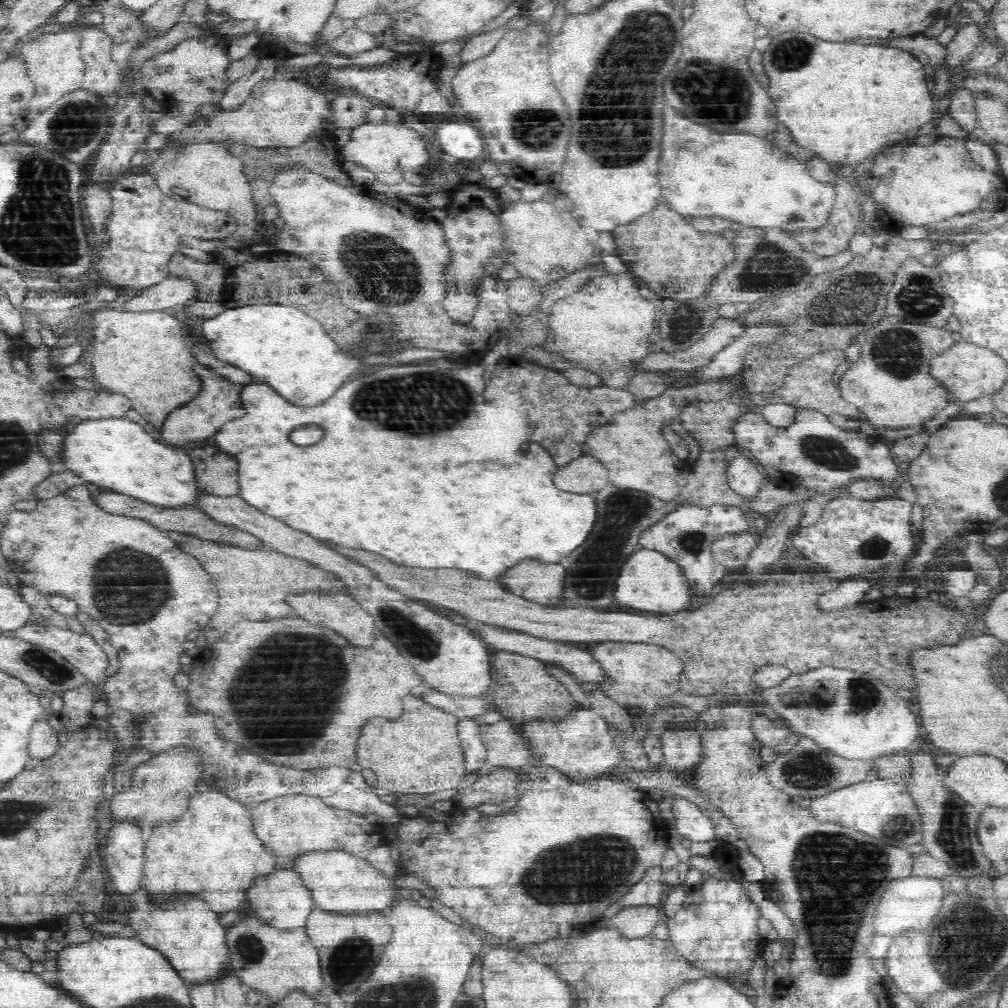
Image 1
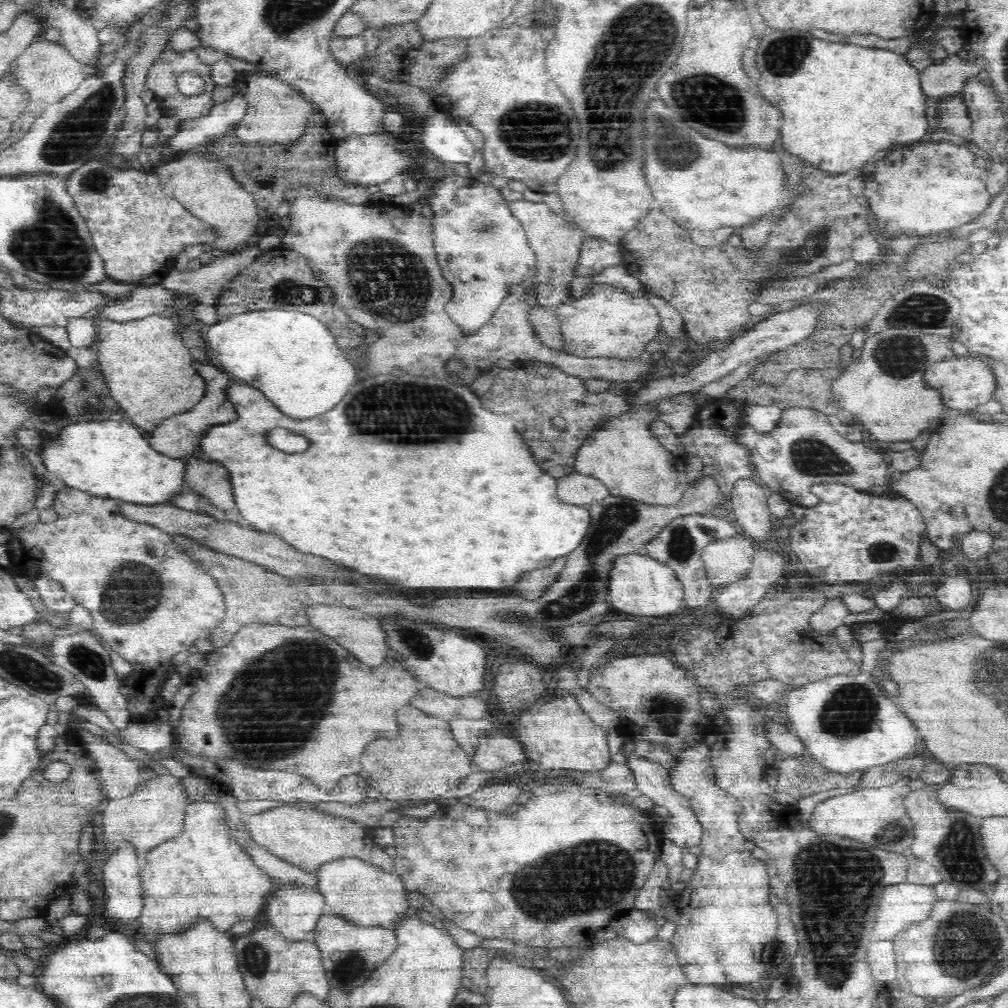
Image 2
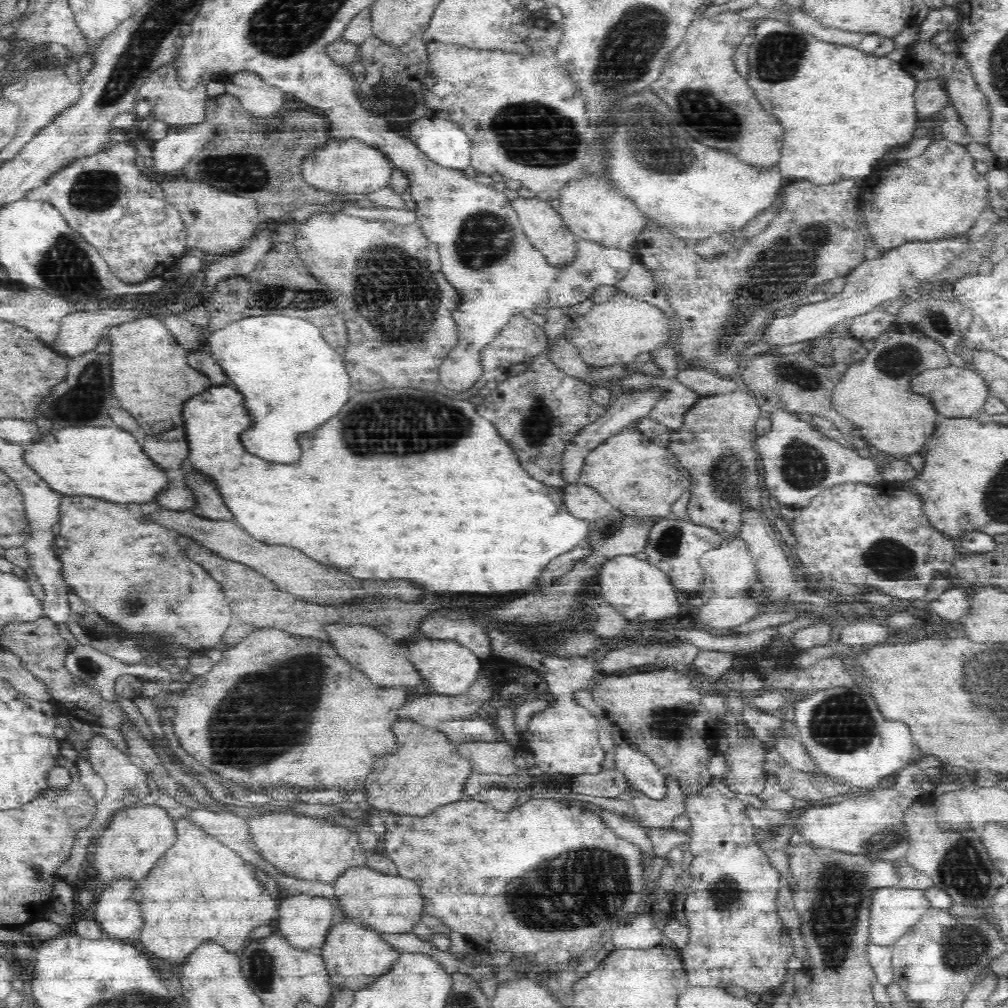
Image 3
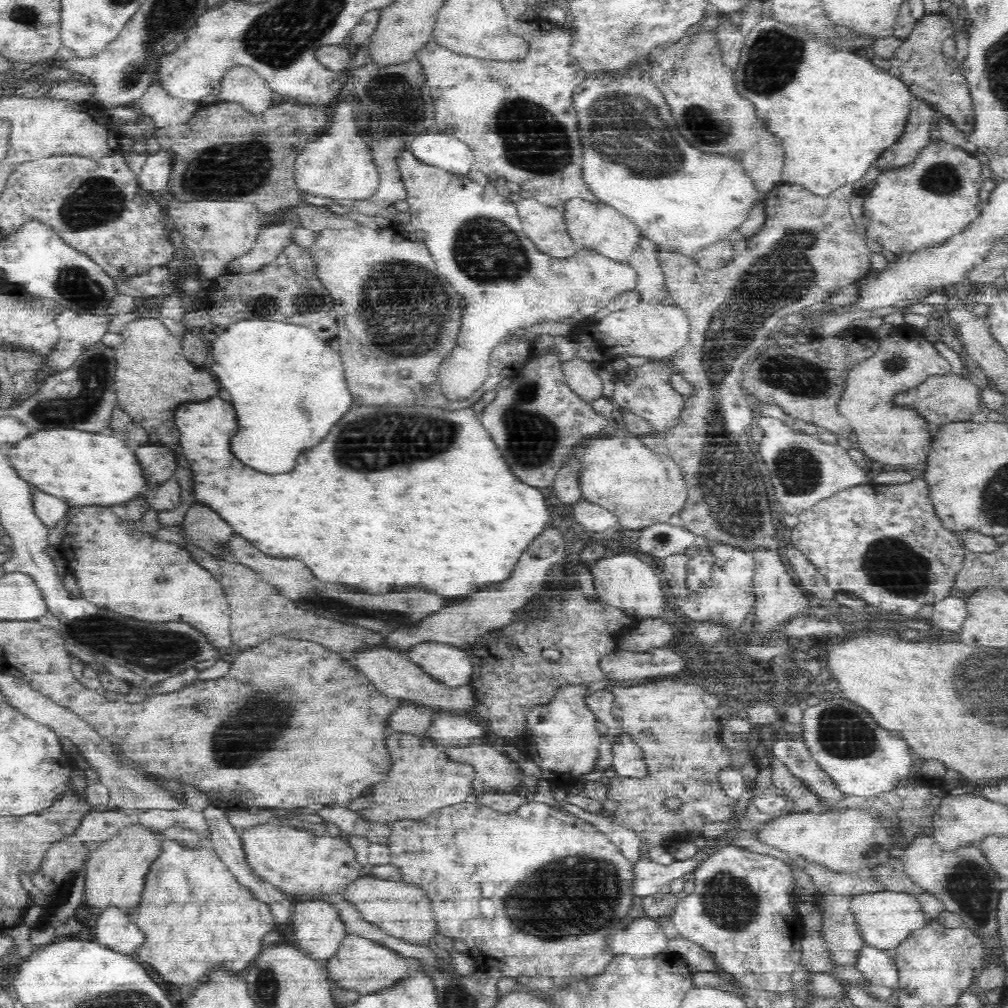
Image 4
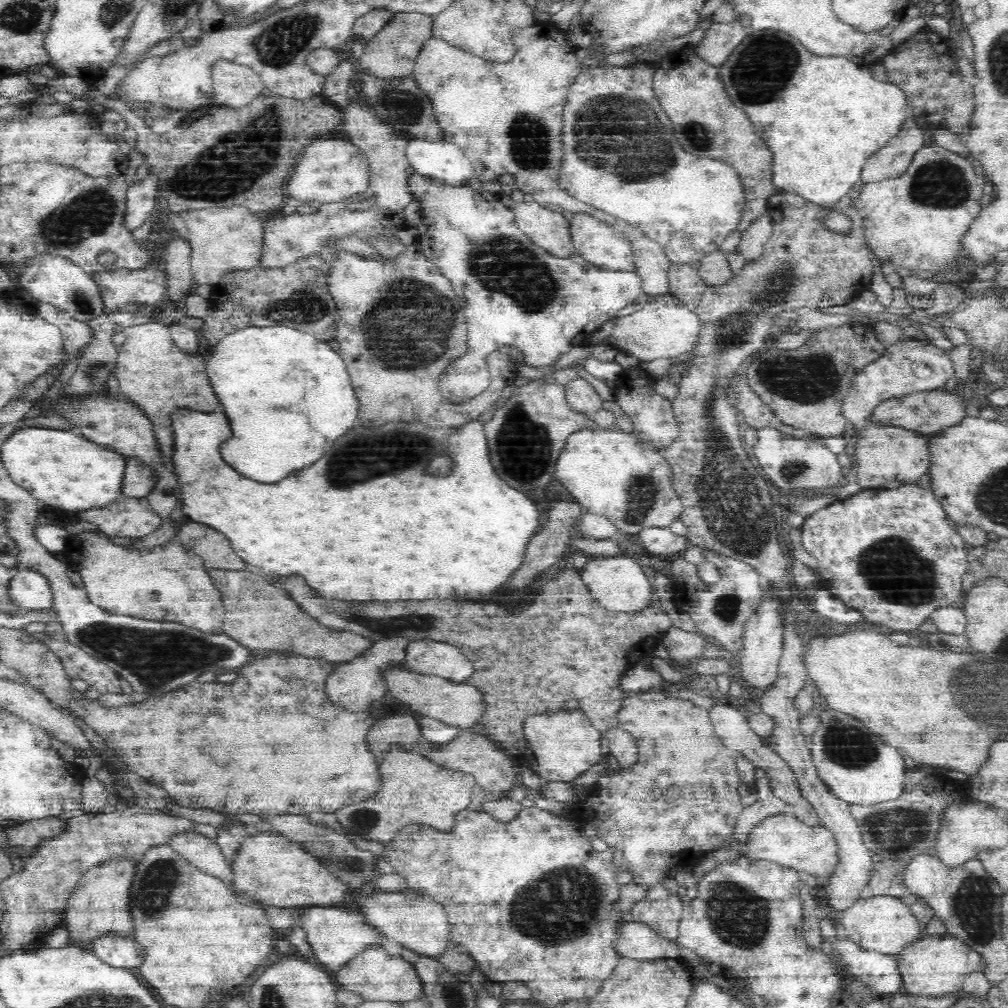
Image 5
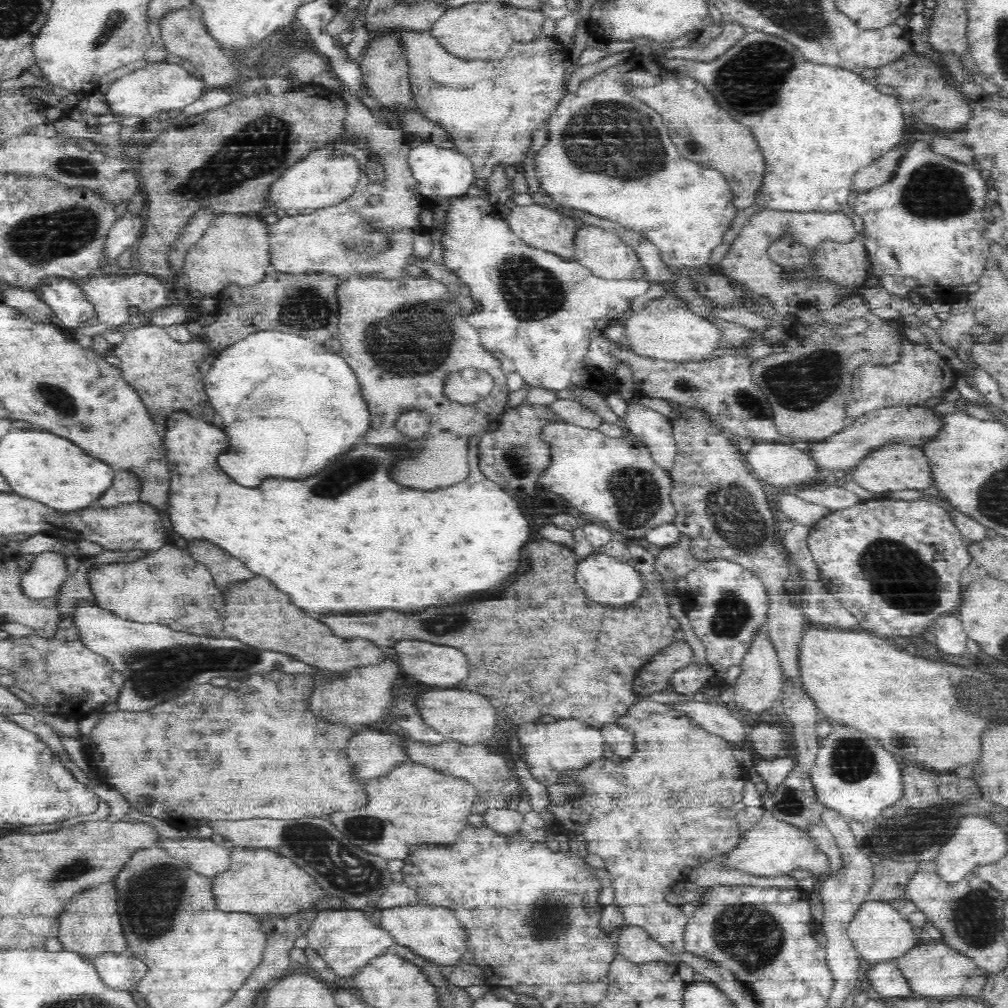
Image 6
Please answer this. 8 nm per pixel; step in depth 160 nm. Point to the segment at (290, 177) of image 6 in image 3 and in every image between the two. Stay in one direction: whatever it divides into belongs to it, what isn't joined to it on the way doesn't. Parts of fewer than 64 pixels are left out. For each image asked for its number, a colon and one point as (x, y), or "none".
3: (351, 165)
4: (338, 164)
5: (330, 169)

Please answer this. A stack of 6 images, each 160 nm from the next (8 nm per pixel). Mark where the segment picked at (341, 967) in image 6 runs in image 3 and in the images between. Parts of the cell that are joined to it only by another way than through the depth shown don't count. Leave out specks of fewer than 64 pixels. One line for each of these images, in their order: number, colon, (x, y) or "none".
3: (303, 920)
4: (316, 926)
5: (335, 935)

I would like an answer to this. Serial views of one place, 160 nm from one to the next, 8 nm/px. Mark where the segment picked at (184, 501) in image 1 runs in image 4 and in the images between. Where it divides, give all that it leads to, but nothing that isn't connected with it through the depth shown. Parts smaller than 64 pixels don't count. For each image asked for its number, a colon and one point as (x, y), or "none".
2: (111, 459)
3: (108, 463)
4: (79, 467)

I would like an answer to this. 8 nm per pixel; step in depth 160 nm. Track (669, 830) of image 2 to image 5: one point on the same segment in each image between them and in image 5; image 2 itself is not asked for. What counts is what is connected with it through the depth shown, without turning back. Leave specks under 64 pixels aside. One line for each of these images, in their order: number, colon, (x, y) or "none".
3: (644, 776)
4: (628, 761)
5: (624, 753)

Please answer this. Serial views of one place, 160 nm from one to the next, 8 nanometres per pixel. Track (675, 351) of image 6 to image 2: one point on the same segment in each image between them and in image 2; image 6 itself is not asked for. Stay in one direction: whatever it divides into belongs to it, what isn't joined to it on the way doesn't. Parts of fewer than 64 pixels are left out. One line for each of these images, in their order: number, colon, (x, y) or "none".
2: (606, 322)
3: (615, 332)
4: (656, 331)
5: (665, 328)

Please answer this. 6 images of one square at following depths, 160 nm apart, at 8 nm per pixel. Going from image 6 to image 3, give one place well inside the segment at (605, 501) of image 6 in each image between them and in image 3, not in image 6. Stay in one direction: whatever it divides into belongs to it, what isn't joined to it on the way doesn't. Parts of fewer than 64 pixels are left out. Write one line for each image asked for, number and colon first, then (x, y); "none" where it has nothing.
3: (640, 478)
4: (641, 486)
5: (609, 471)

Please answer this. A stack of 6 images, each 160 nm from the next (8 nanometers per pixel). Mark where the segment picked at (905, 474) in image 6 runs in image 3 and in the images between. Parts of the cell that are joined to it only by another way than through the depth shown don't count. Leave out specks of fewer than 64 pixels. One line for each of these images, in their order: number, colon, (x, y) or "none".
3: (875, 394)
4: (887, 433)
5: (885, 452)

